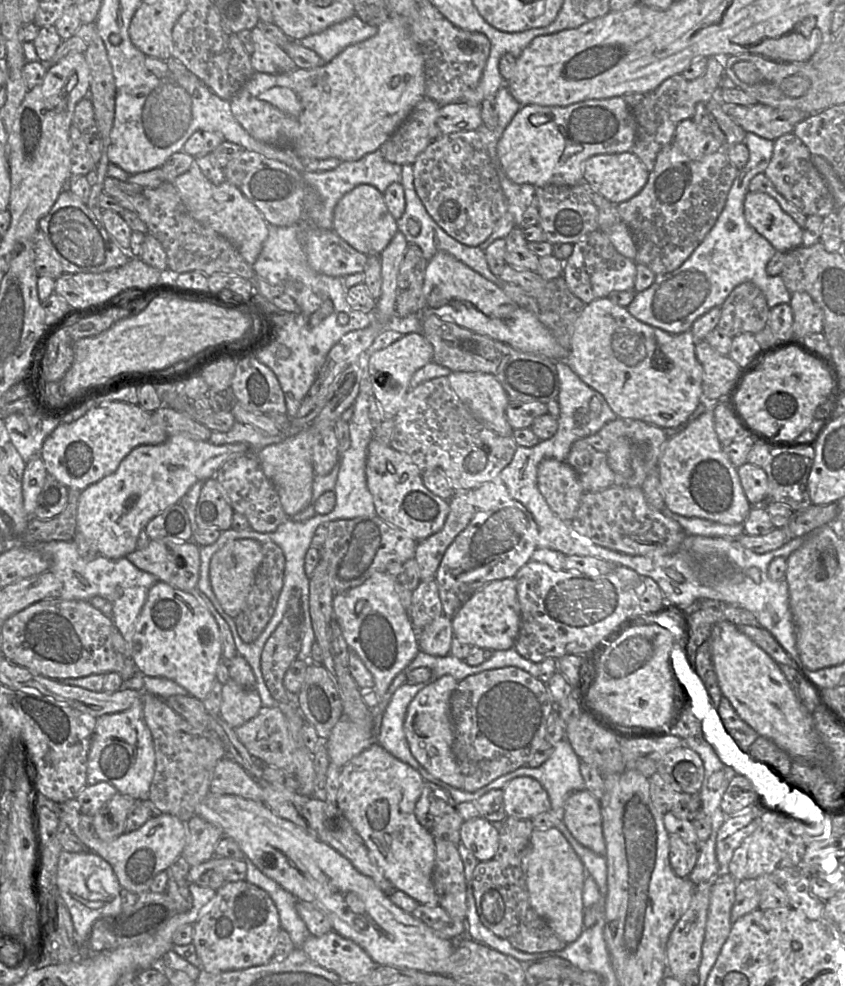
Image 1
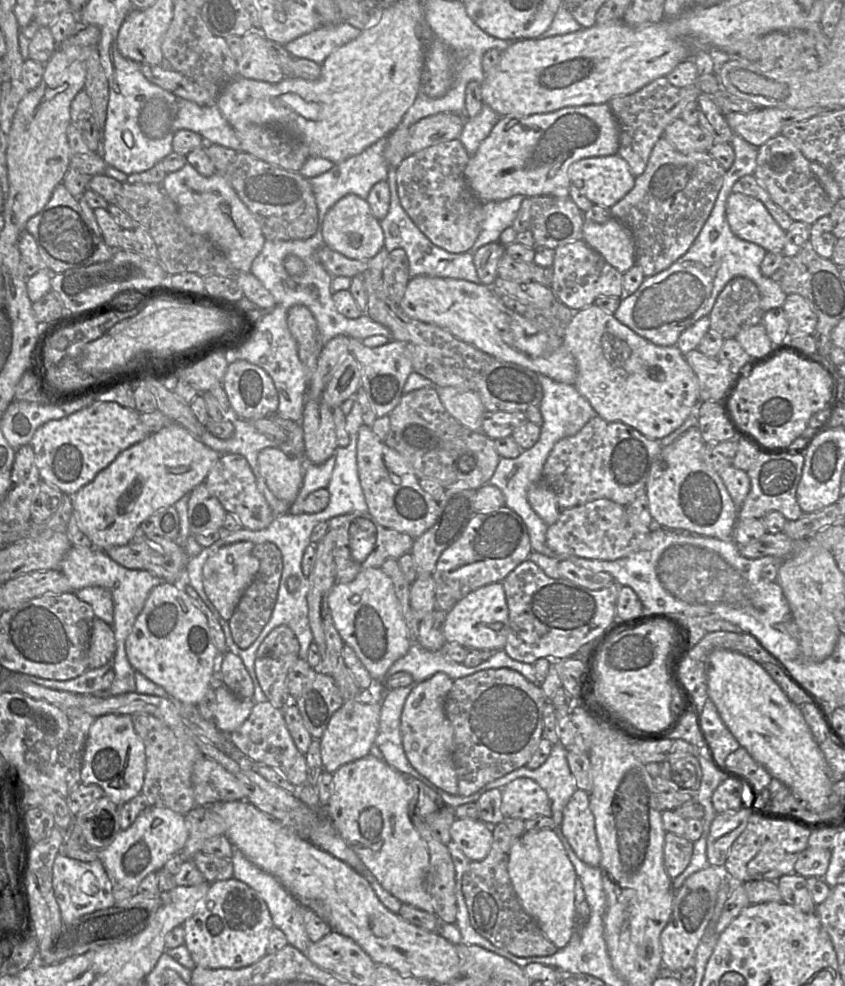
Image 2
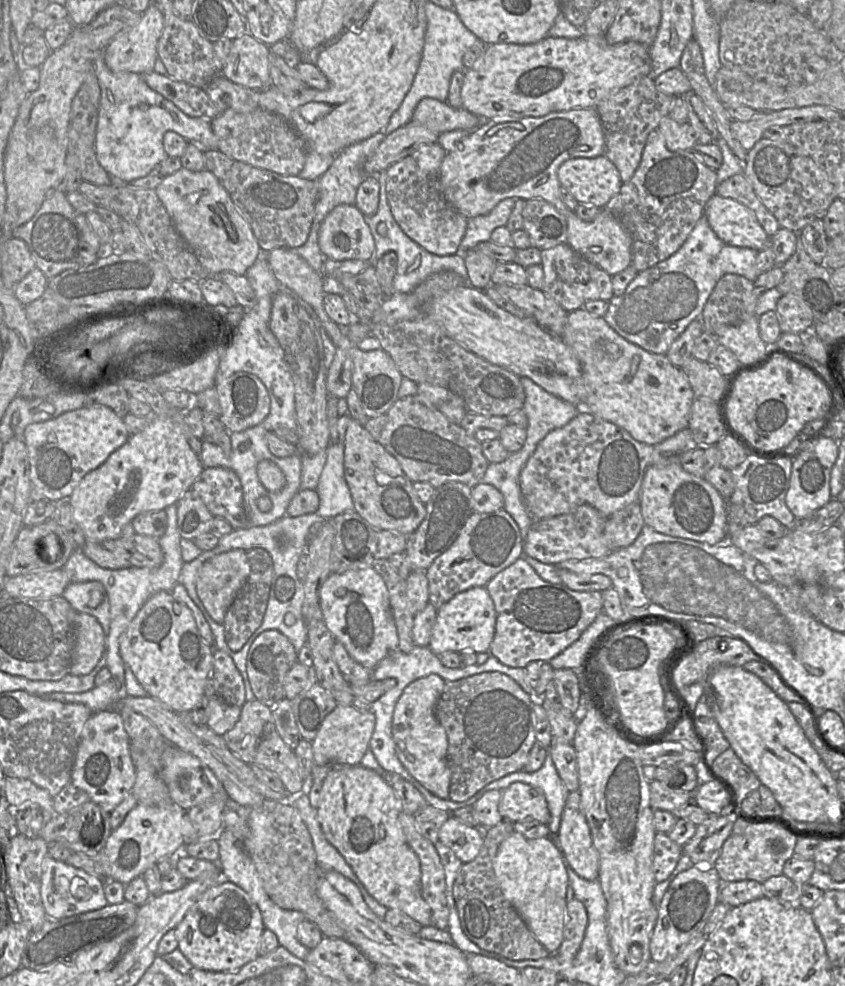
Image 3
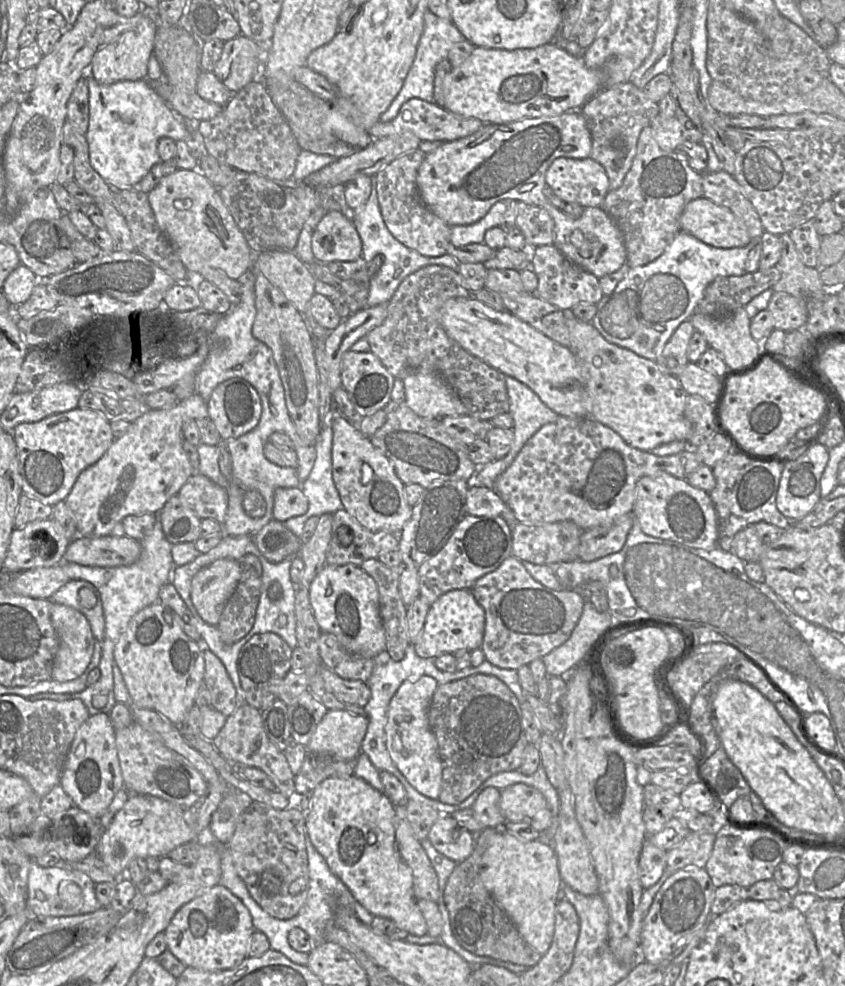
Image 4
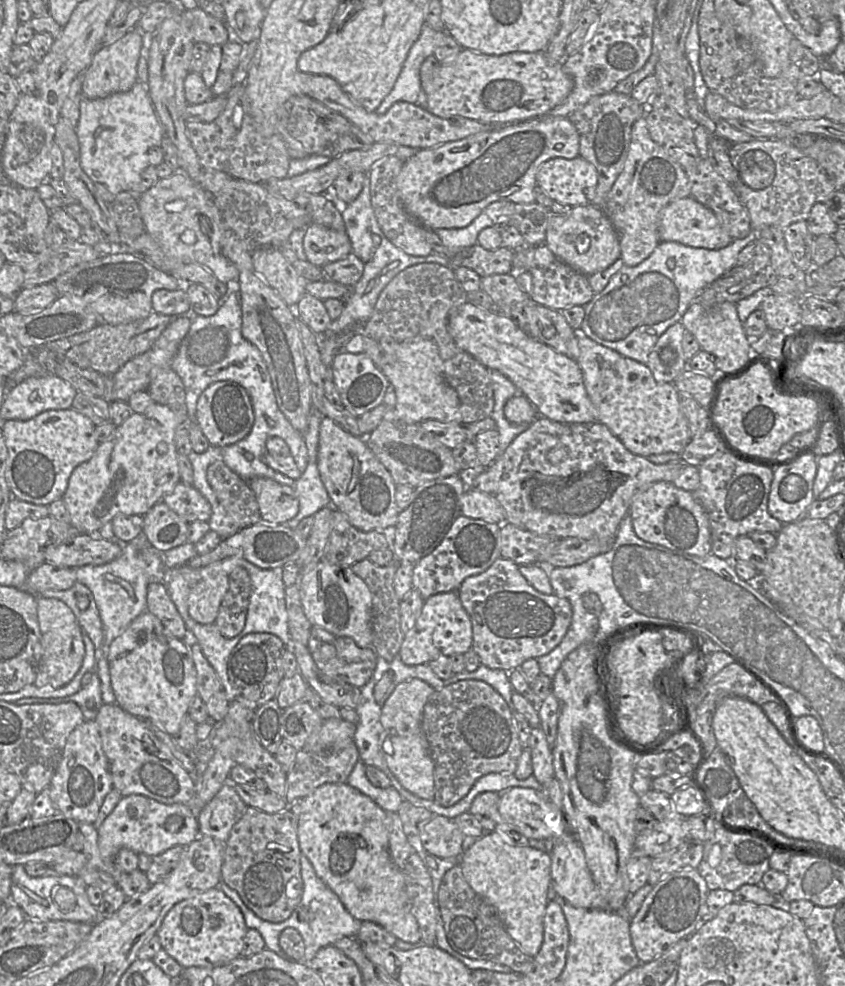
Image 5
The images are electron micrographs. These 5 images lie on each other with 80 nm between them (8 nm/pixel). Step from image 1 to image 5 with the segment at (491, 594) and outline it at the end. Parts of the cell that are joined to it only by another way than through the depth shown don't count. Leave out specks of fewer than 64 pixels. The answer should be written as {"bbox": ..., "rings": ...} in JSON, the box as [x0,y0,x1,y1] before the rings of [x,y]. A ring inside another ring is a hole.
{"bbox":[398,592,473,665],"rings":[[[457,592],[437,593],[424,600],[421,613],[414,627],[404,635],[398,656],[406,665],[428,664],[441,656],[450,657],[454,654],[464,654],[471,649],[472,642],[473,633],[471,619],[464,609]]]}

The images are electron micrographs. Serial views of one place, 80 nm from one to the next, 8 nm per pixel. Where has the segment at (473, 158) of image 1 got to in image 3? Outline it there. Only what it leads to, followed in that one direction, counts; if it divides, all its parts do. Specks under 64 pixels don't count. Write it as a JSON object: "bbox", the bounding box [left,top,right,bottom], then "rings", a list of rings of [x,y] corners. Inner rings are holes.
{"bbox":[383,144,468,256],"rings":[[[426,144],[383,171],[388,204],[398,225],[421,247],[441,256],[460,252],[468,224],[468,218],[450,206],[437,187],[437,176],[446,154],[440,144]]]}

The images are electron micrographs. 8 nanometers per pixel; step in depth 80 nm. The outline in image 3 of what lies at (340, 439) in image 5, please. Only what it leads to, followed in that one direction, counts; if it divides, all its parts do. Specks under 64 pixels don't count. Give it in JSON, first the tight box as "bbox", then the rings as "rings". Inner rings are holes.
{"bbox":[342,420,426,535],"rings":[[[351,420],[342,441],[344,446],[344,477],[349,487],[354,511],[371,526],[409,535],[420,525],[426,514],[413,483],[398,460],[357,421]]]}

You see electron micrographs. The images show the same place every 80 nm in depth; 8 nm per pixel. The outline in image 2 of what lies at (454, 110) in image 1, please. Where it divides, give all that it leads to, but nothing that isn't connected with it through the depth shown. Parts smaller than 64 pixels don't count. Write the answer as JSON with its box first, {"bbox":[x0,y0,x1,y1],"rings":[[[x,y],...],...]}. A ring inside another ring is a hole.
{"bbox":[408,112,465,155],"rings":[[[439,112],[421,118],[410,127],[408,155],[429,146],[458,138],[464,122],[465,117],[455,112]]]}

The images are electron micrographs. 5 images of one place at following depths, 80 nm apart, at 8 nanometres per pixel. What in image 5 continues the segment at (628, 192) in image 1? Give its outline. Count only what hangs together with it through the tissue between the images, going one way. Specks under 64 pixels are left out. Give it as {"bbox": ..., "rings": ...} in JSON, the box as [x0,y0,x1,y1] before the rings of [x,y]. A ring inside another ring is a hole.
{"bbox":[536,157,597,207],"rings":[[[581,157],[550,159],[536,174],[538,188],[553,201],[571,207],[590,204],[597,181],[596,168]]]}

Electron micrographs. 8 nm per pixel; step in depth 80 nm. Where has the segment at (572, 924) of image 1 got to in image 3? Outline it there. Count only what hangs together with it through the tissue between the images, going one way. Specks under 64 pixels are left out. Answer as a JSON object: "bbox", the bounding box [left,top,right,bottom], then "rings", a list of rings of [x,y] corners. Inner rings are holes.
{"bbox":[493,831,569,953],"rings":[[[515,831],[501,843],[493,862],[504,896],[550,953],[556,953],[563,941],[569,886],[567,866],[562,851],[550,838],[526,839]]]}

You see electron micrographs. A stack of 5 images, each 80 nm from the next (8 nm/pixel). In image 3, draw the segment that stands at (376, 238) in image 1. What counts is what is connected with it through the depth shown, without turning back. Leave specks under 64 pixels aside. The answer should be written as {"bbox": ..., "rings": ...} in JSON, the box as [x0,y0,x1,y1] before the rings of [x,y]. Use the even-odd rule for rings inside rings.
{"bbox":[318,204,375,260],"rings":[[[355,204],[334,207],[318,231],[318,245],[325,258],[373,260],[375,241],[366,218]]]}

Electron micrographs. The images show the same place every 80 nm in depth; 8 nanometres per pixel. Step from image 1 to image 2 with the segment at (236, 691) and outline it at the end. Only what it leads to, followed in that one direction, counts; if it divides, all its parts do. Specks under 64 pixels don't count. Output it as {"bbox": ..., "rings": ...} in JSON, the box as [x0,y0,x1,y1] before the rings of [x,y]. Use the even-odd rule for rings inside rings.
{"bbox":[213,687,255,734],"rings":[[[220,687],[216,690],[213,722],[222,733],[230,734],[249,717],[255,704],[253,699],[239,698],[227,687]]]}

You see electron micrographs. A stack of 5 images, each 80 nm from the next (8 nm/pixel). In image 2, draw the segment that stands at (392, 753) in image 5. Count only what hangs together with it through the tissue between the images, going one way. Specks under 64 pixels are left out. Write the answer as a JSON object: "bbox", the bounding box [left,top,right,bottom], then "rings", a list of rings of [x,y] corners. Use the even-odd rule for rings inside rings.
{"bbox":[400,672,458,795],"rings":[[[437,672],[417,684],[404,703],[400,729],[403,749],[411,765],[435,786],[454,795],[458,793],[458,779],[452,757],[453,727],[445,714],[445,701],[453,682],[447,674]]]}

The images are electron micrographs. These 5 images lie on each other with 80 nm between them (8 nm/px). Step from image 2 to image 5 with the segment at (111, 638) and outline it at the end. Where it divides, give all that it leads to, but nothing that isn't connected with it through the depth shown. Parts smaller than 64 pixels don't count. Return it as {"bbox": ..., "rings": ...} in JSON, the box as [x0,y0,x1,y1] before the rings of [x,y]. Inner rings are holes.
{"bbox":[33,597,85,689],"rings":[[[38,597],[37,614],[42,655],[33,684],[36,687],[51,686],[57,689],[68,684],[83,664],[85,657],[83,632],[73,611],[58,599]]]}

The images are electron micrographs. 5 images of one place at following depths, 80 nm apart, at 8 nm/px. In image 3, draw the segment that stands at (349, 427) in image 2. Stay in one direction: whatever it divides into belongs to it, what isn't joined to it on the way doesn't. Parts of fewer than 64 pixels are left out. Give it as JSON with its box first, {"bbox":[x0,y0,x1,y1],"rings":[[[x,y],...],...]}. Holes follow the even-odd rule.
{"bbox":[307,414,354,521],"rings":[[[348,414],[338,420],[339,442],[332,442],[326,449],[326,462],[315,491],[319,495],[318,509],[307,515],[317,515],[319,521],[330,520],[344,512],[354,511],[354,504],[344,477],[344,446],[346,427],[352,419]]]}

